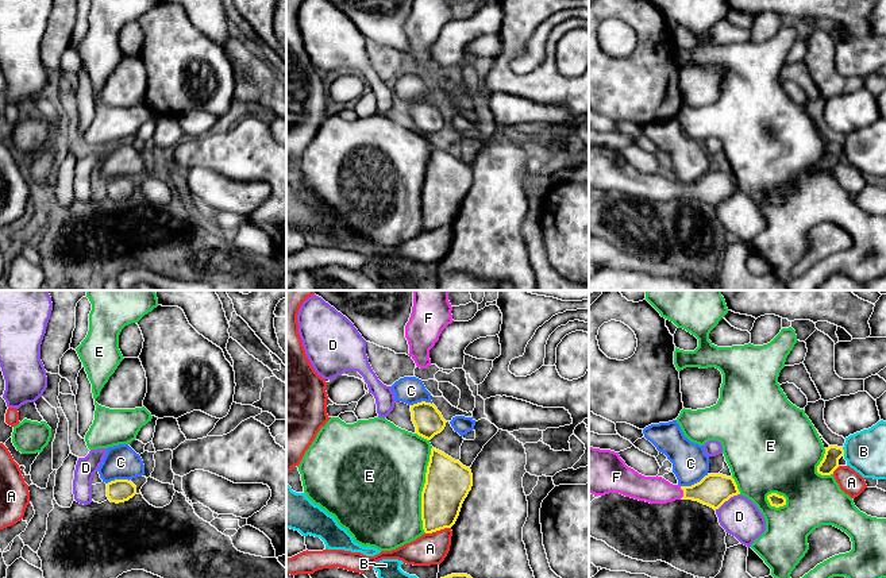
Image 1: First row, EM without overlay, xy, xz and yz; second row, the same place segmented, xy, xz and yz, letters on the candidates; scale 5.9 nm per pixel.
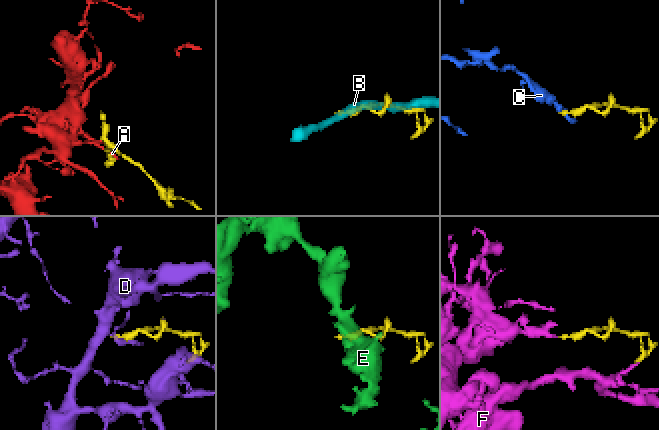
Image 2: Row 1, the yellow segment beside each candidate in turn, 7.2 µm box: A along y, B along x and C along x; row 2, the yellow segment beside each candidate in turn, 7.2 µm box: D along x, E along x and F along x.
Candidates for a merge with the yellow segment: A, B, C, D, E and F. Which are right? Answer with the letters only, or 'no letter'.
F

